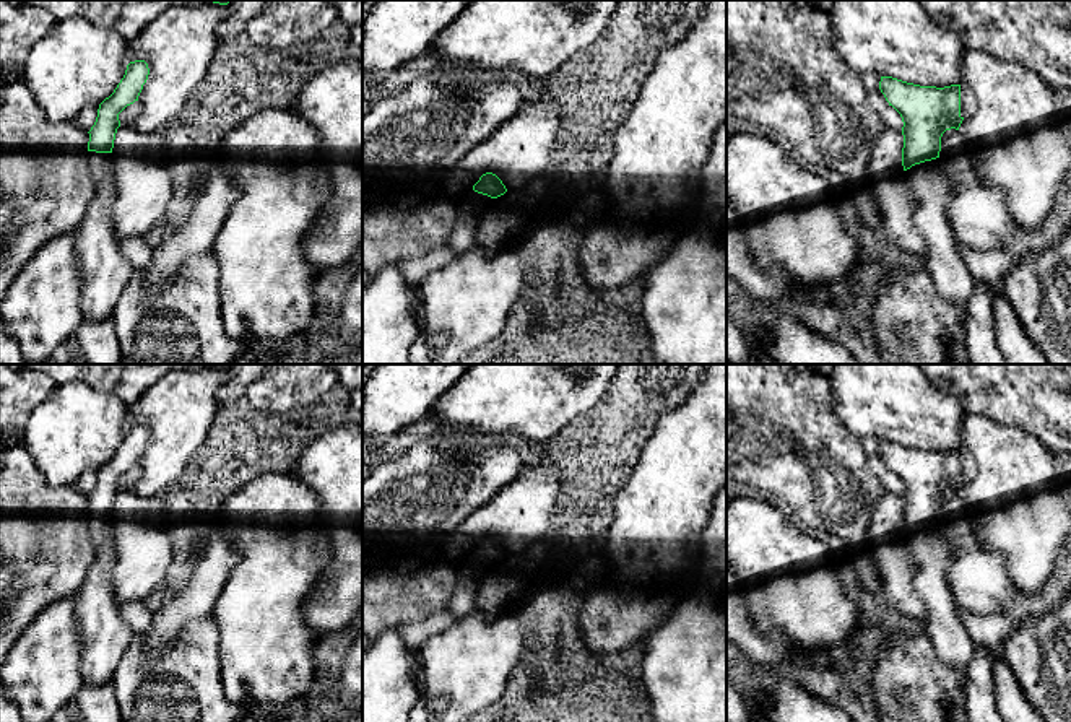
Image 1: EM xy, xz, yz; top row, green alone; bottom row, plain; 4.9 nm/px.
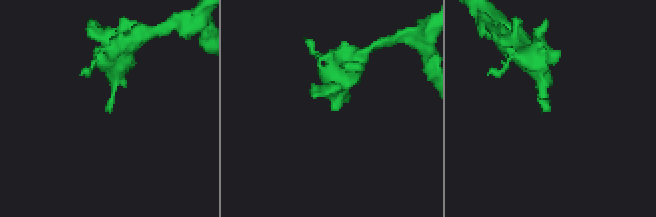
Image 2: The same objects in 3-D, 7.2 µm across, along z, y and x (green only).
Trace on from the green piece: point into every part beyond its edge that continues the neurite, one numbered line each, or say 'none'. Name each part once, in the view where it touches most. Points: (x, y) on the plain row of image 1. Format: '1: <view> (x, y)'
1: yz (927, 545)

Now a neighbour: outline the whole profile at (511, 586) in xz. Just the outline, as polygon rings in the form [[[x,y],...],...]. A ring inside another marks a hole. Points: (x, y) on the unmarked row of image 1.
[[[544,538],[528,546],[522,555],[507,555],[494,563],[492,571],[481,581],[476,608],[488,618],[496,618],[509,605],[528,598],[540,571],[551,564],[554,546]]]

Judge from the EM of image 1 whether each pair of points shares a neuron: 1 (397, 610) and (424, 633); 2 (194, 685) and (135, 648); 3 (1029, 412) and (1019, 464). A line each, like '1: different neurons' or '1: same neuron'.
1: different neurons
2: same neuron
3: different neurons

